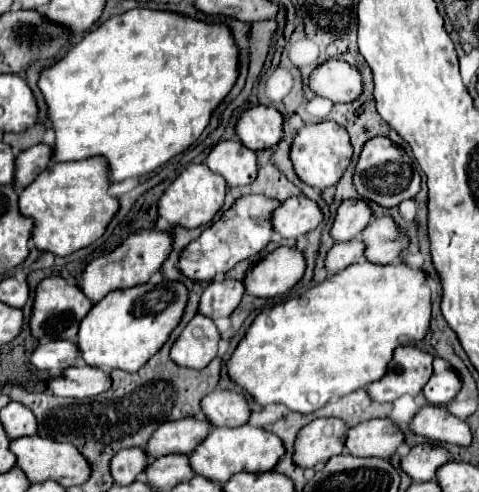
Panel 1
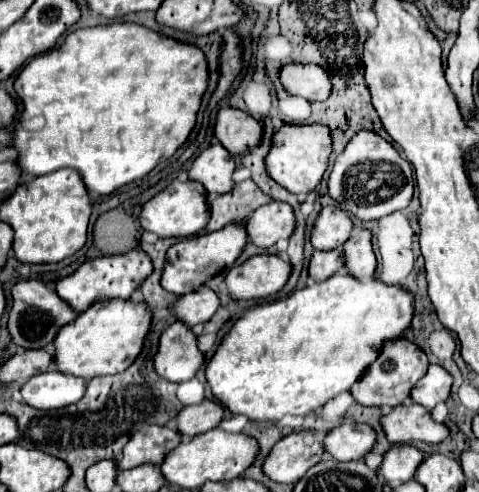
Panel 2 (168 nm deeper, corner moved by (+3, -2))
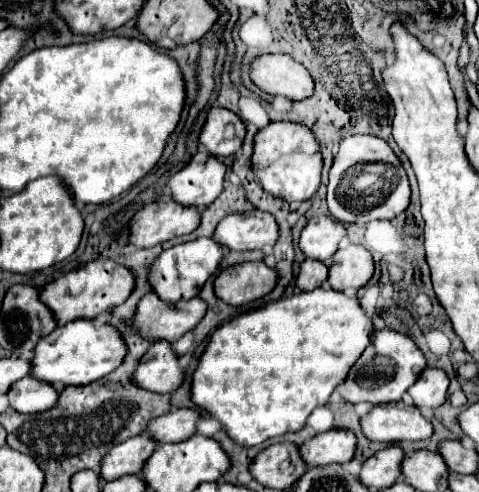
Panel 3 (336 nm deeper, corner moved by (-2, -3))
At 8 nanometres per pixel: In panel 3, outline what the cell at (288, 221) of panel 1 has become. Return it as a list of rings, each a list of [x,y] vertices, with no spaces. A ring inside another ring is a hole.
[[[246,211],[224,217],[214,233],[222,245],[230,251],[250,251],[262,247],[274,247],[278,239],[278,223],[274,215],[266,211]]]

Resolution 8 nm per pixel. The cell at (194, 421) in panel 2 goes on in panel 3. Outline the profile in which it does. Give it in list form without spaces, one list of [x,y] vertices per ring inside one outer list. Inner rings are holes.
[[[172,409],[168,415],[150,421],[146,433],[158,443],[180,443],[196,433],[200,413],[196,409]]]

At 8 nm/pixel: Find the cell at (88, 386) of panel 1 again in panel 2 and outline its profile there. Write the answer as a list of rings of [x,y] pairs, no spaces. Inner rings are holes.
[[[47,370],[29,378],[21,386],[21,396],[27,406],[37,410],[55,410],[79,402],[83,398],[85,380],[75,376],[63,376],[57,370]]]

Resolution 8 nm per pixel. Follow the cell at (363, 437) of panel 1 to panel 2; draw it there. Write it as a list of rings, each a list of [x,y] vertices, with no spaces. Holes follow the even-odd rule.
[[[343,422],[323,438],[323,448],[335,460],[361,460],[371,452],[375,432],[367,424]]]

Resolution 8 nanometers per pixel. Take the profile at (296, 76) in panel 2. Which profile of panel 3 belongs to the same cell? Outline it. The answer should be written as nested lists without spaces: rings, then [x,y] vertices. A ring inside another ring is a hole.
[[[262,55],[262,57],[258,57],[252,63],[250,77],[262,91],[266,91],[270,95],[282,95],[282,97],[288,97],[294,101],[300,101],[300,99],[314,95],[312,75],[308,73],[308,69],[302,63],[294,61],[290,55]]]

